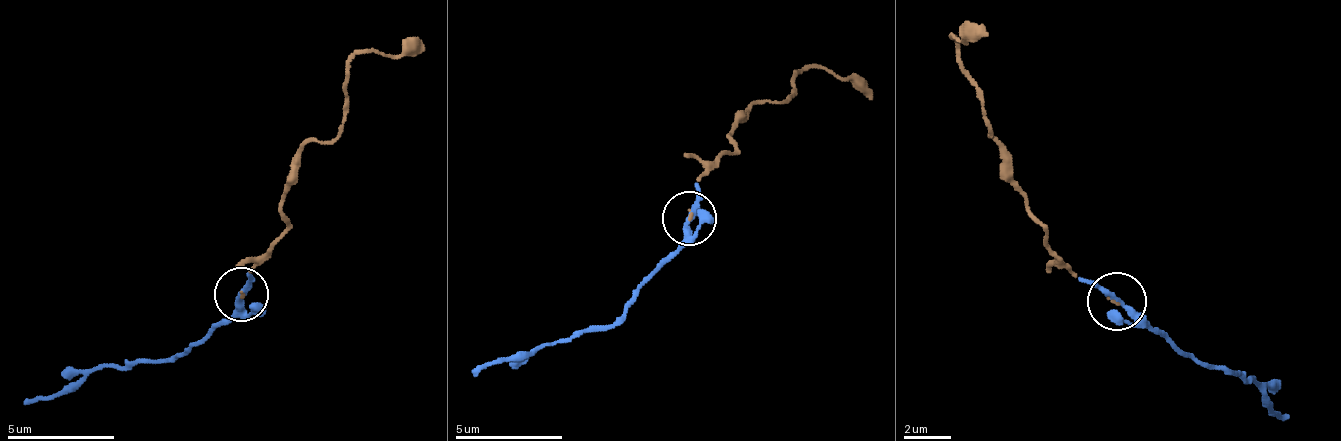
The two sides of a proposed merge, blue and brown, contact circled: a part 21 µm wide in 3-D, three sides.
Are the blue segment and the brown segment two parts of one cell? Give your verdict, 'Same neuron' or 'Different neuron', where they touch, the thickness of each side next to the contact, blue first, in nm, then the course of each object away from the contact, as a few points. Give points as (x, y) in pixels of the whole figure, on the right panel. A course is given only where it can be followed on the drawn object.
Same neuron. Place: (1117, 301). Thickness 280 nm (blue) against 50 nm. Course of blue: (1118, 299), (1182, 352), (1235, 369), (1252, 381), (1282, 422). Course of brown: (1112, 299), (1077, 276), (1048, 247), (1007, 153), (990, 136), (990, 124), (955, 37), (960, 42), (990, 31)

